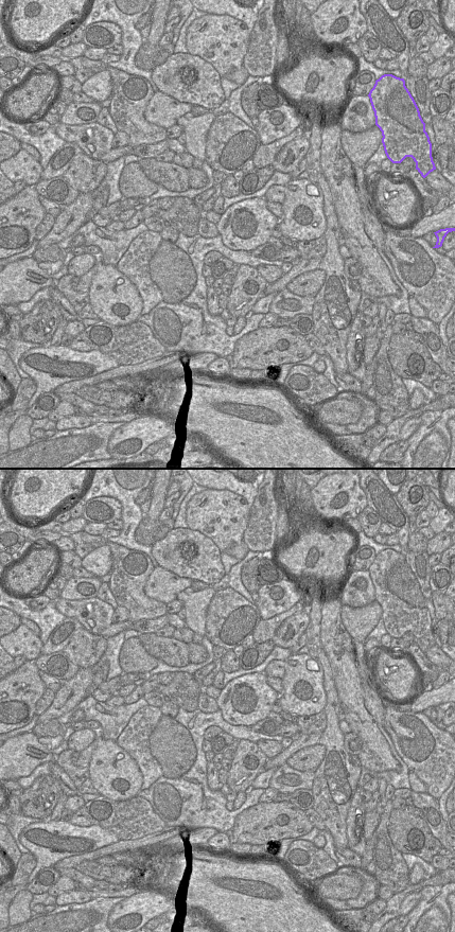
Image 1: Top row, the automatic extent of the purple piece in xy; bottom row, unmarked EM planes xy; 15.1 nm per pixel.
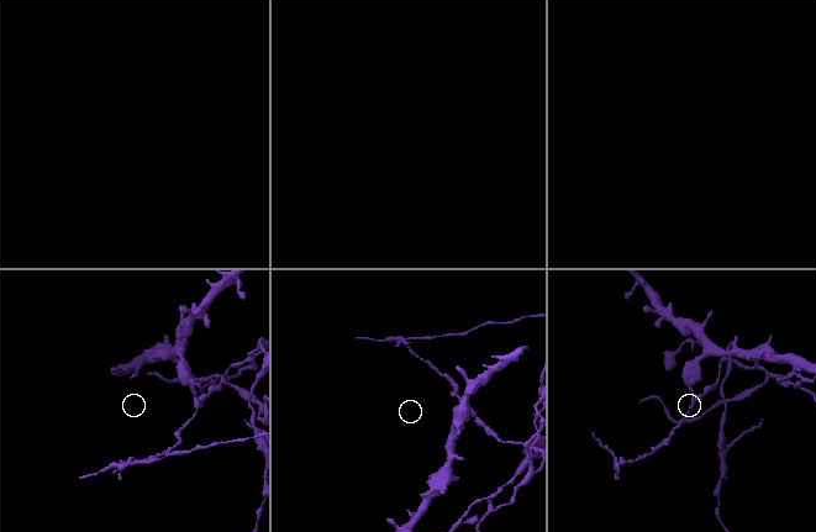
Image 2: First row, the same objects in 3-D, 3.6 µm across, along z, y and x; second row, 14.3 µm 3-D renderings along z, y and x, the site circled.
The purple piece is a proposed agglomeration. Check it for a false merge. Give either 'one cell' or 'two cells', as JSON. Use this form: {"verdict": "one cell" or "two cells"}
{"verdict": "two cells"}

